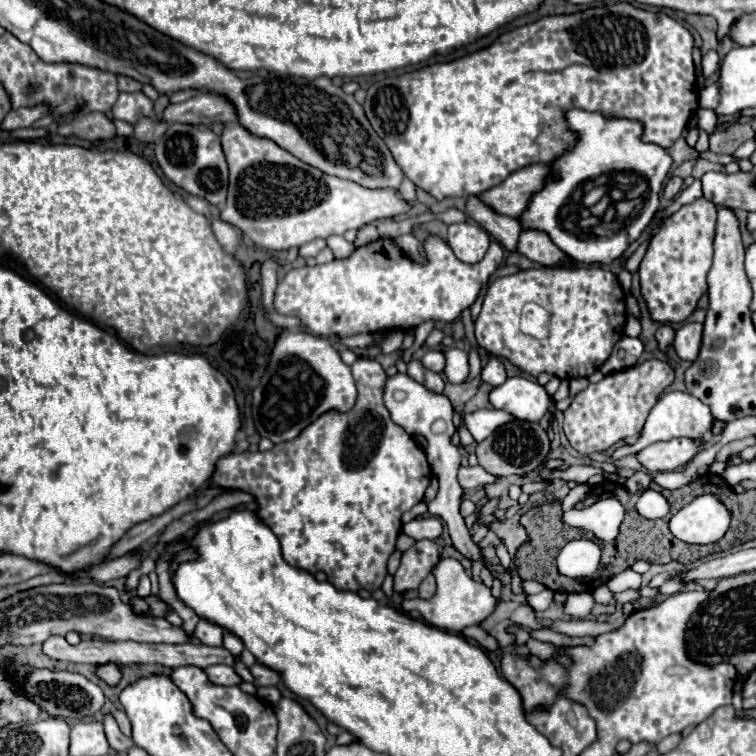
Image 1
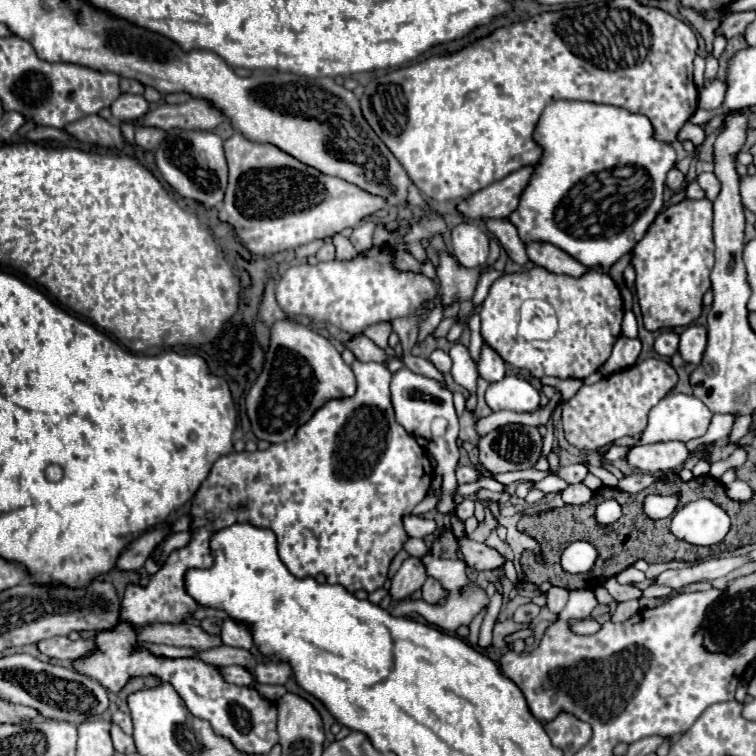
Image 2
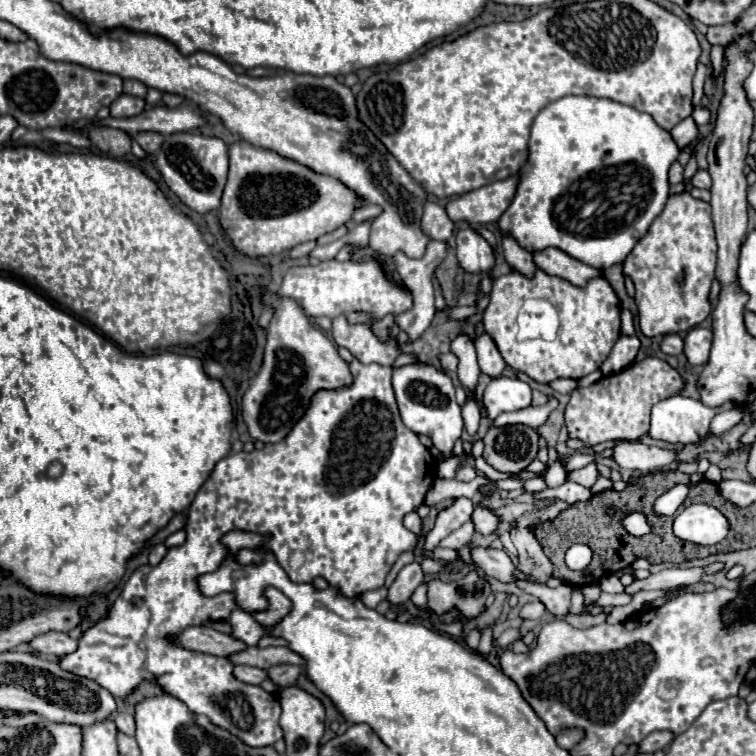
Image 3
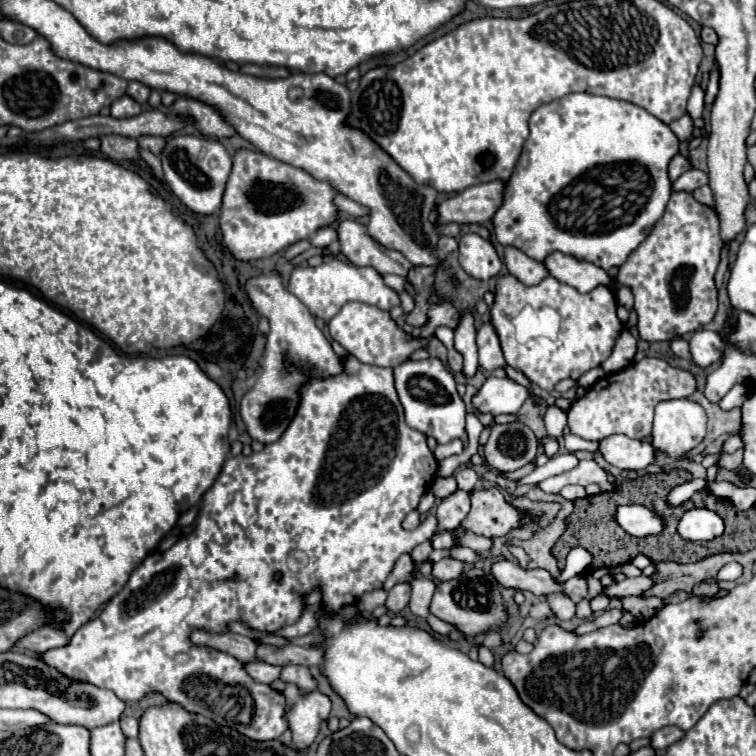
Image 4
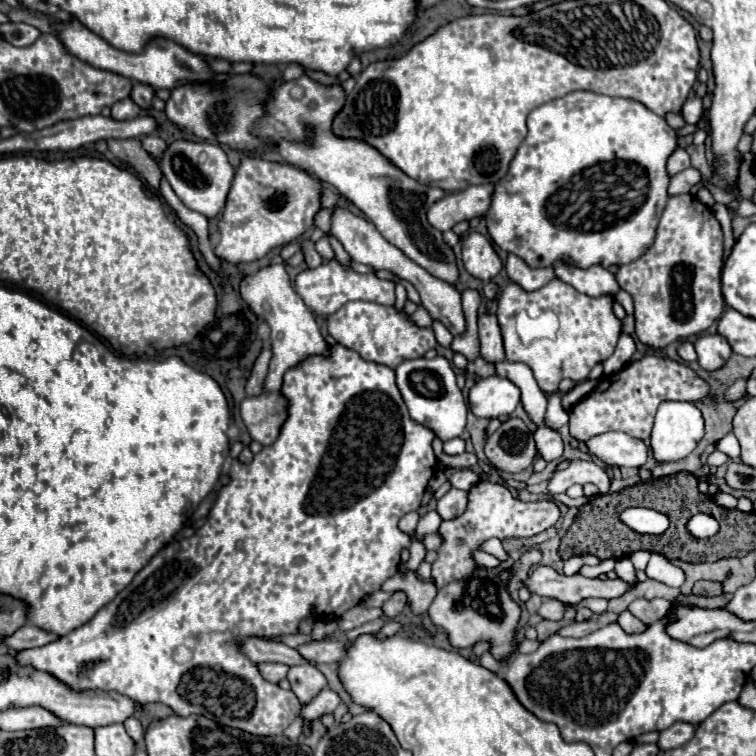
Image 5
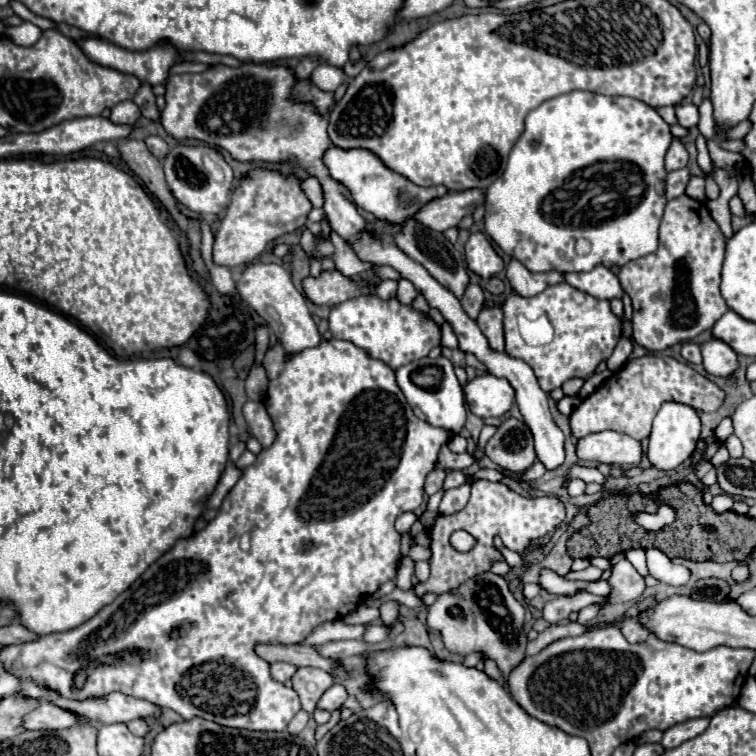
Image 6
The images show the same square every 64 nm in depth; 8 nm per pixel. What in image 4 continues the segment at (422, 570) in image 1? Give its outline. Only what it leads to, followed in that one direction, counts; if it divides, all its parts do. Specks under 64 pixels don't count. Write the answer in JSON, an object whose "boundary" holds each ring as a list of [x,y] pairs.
{"boundary":[[[396,584],[396,586],[388,592],[388,600],[386,600],[388,612],[400,614],[400,612],[408,606],[408,598],[410,598],[410,586],[408,586],[408,584]]]}

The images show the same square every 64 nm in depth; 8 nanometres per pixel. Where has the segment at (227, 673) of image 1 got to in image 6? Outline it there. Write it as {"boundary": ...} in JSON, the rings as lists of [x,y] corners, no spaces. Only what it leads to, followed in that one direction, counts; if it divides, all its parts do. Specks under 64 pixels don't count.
{"boundary":[[[284,662],[272,664],[272,676],[278,682],[288,682],[296,674],[296,670],[298,670],[298,666],[294,666],[294,664],[284,664]]]}

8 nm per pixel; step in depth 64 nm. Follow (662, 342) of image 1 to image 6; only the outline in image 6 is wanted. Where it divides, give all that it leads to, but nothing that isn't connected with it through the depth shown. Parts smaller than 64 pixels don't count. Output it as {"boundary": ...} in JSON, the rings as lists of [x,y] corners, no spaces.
{"boundary":[[[686,342],[686,344],[682,346],[682,356],[684,356],[688,362],[692,362],[692,364],[702,364],[702,350],[700,350],[700,346],[694,344],[694,342]]]}

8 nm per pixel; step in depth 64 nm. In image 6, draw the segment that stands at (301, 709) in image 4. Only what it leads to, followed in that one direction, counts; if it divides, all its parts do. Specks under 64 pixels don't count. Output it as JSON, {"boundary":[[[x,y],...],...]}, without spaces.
{"boundary":[[[334,684],[332,688],[328,688],[328,692],[324,692],[324,696],[318,702],[318,708],[324,708],[328,712],[334,712],[336,708],[340,708],[348,698],[348,692],[342,684]]]}

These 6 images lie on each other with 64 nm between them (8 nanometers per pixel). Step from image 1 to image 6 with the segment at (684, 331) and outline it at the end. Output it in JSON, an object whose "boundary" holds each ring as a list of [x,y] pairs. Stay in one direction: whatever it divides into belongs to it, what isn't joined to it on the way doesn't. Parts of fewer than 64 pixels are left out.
{"boundary":[[[716,338],[702,344],[702,356],[704,356],[702,364],[704,364],[706,372],[712,376],[728,378],[740,366],[738,354],[728,344],[724,344],[722,340],[716,340]]]}

